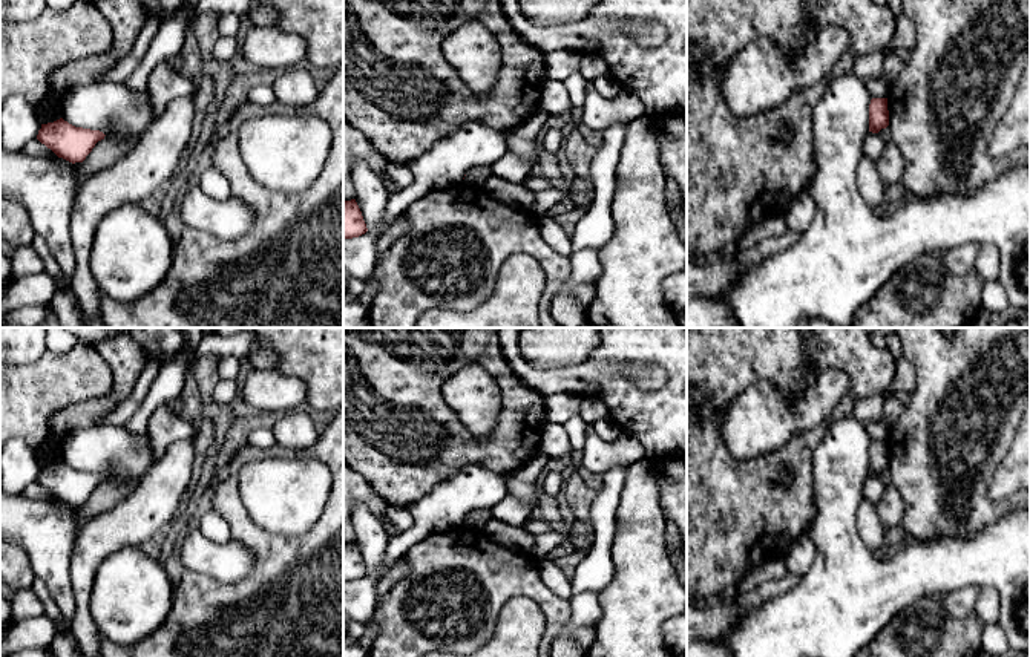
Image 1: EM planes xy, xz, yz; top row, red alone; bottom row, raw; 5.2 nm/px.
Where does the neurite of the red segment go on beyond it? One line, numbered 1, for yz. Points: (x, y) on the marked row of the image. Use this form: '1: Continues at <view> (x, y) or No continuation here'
1: No continuation here

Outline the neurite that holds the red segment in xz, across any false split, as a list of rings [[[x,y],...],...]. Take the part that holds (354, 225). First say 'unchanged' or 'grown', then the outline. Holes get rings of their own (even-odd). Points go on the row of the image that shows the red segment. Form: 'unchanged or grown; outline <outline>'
unchanged; outline [[[356,199],[343,202],[343,239],[353,239],[368,231]]]

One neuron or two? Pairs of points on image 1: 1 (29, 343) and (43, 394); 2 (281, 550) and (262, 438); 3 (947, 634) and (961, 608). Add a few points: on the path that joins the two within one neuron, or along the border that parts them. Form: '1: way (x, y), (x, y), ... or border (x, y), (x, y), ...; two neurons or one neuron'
1: border (46, 351), (31, 362), (16, 365); two neurons
2: border (249, 443), (262, 449), (276, 444); two neurons
3: border (938, 598), (951, 616), (966, 617), (974, 613); two neurons

